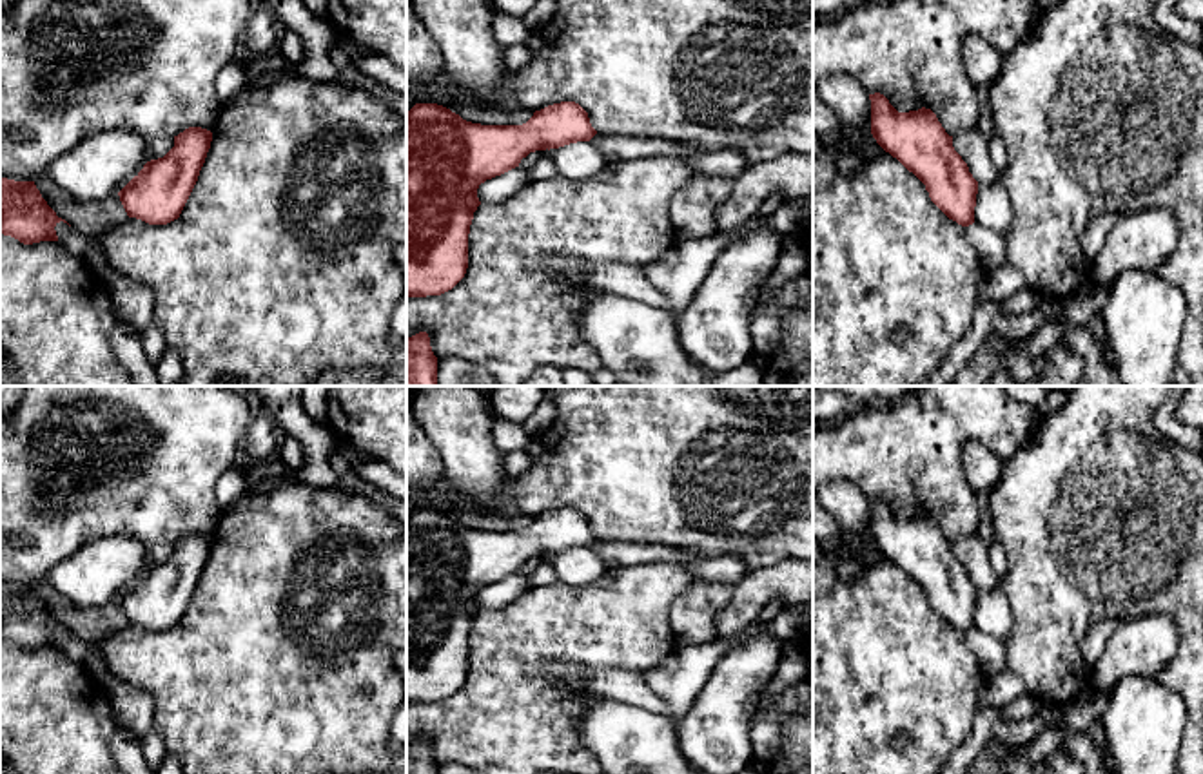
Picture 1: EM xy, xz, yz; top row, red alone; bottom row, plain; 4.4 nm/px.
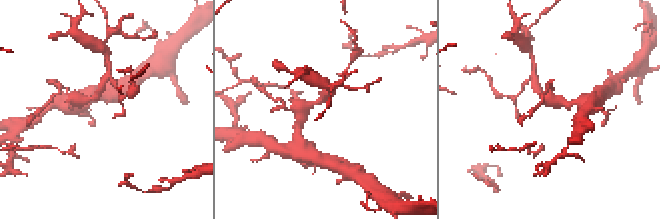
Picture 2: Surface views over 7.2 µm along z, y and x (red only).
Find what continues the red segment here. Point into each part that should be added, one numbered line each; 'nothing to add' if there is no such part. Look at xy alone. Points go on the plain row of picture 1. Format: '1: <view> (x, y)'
nothing to add

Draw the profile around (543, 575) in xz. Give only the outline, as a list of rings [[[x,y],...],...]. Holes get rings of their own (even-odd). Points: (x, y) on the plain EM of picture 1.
[[[548,555],[541,556],[541,562],[528,575],[530,587],[544,587],[559,582],[555,569],[552,567]]]

